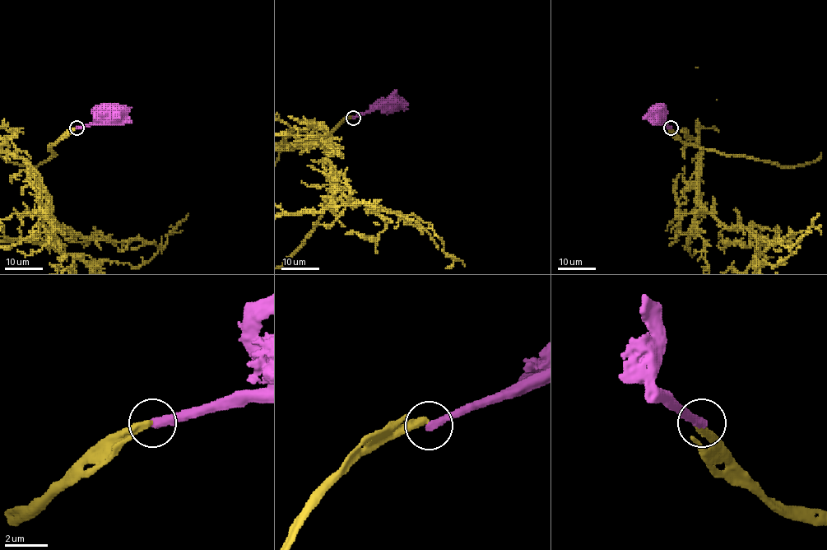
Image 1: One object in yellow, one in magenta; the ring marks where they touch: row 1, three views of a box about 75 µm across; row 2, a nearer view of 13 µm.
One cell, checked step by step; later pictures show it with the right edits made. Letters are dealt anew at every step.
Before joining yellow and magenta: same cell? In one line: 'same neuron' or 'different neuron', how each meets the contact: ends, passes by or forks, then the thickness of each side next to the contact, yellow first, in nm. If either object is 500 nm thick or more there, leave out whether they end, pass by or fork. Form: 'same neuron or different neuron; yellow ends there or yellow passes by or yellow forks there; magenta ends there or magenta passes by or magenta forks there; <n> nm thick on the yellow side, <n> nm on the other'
different neuron; yellow ends there; magenta ends there; 320 nm thick on the yellow side, 400 nm on the other

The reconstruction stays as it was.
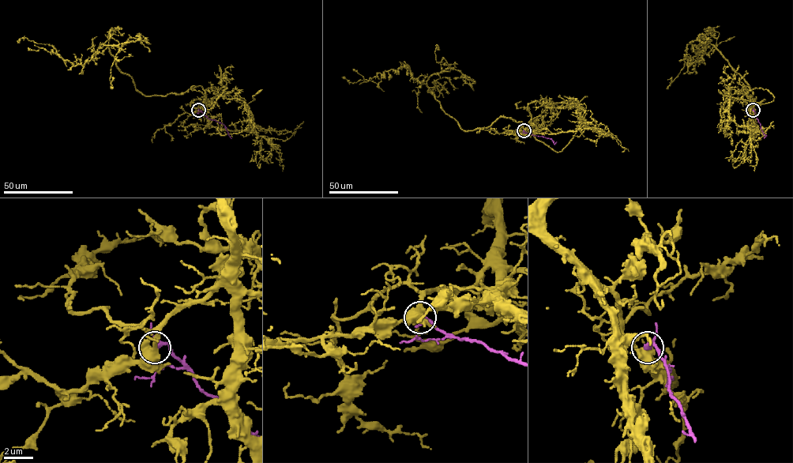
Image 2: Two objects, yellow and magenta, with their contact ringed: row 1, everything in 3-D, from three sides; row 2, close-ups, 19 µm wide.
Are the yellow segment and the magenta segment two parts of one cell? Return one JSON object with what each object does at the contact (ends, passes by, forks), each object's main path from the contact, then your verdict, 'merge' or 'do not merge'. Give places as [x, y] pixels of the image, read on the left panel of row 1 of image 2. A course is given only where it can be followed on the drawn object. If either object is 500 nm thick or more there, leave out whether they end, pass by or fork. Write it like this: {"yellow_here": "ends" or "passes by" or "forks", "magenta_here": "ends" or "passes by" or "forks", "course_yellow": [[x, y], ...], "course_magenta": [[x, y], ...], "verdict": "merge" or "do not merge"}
{"course_yellow": [[198, 110], [206, 101], [200, 85], [143, 95], [103, 43], [74, 65], [52, 46], [17, 43]], "course_magenta": [[198, 110], [209, 118], [222, 123], [231, 138]], "verdict": "do not merge"}

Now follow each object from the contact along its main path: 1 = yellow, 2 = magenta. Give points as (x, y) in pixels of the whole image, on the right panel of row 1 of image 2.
1: (753, 110), (743, 99), (749, 88), (738, 94), (752, 95), (749, 85), (713, 45), (686, 65), (700, 43)
2: (753, 110), (766, 136), (764, 138)

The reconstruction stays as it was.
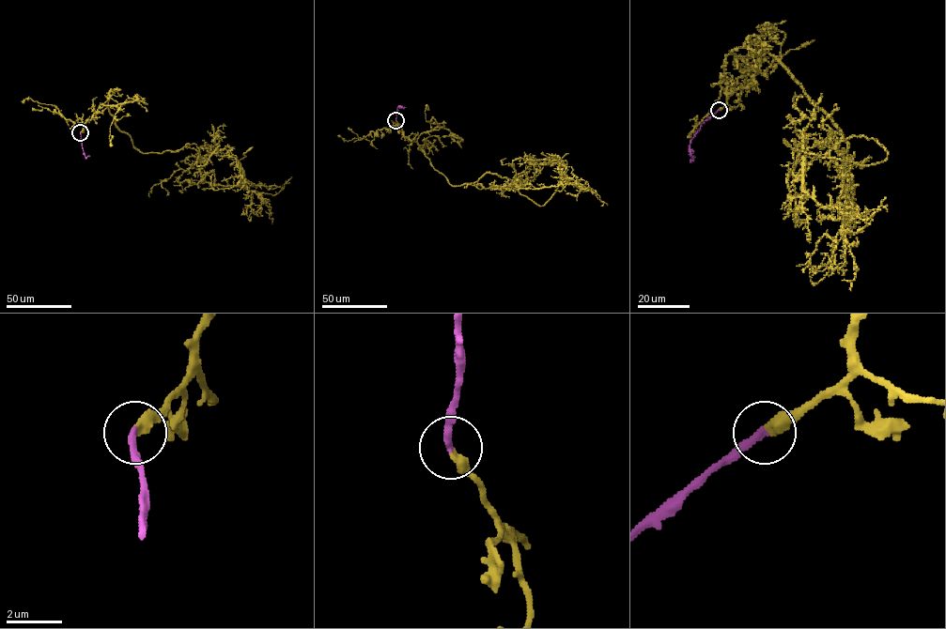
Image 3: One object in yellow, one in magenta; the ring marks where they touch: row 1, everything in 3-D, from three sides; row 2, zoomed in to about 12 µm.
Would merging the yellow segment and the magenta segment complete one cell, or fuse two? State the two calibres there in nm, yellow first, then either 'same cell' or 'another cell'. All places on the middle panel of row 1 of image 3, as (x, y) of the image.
calibres 420 and 280 nm; same cell

